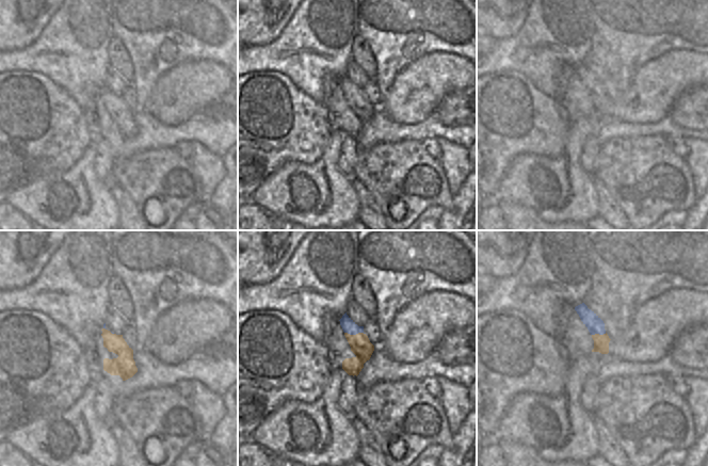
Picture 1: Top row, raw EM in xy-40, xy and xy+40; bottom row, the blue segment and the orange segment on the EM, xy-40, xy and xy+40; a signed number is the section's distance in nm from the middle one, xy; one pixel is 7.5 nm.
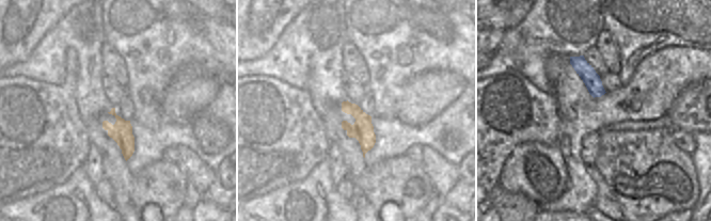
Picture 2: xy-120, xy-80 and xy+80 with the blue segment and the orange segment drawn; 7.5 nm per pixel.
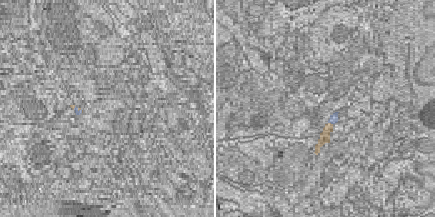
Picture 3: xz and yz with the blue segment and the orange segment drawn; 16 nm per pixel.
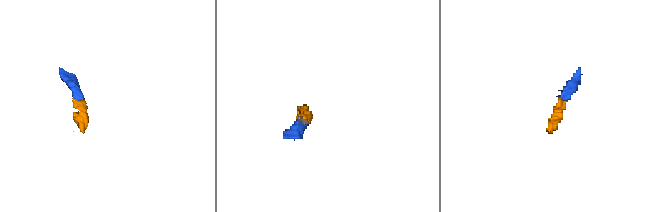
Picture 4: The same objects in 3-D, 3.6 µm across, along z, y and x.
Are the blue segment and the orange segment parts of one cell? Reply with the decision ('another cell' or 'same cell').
same cell

